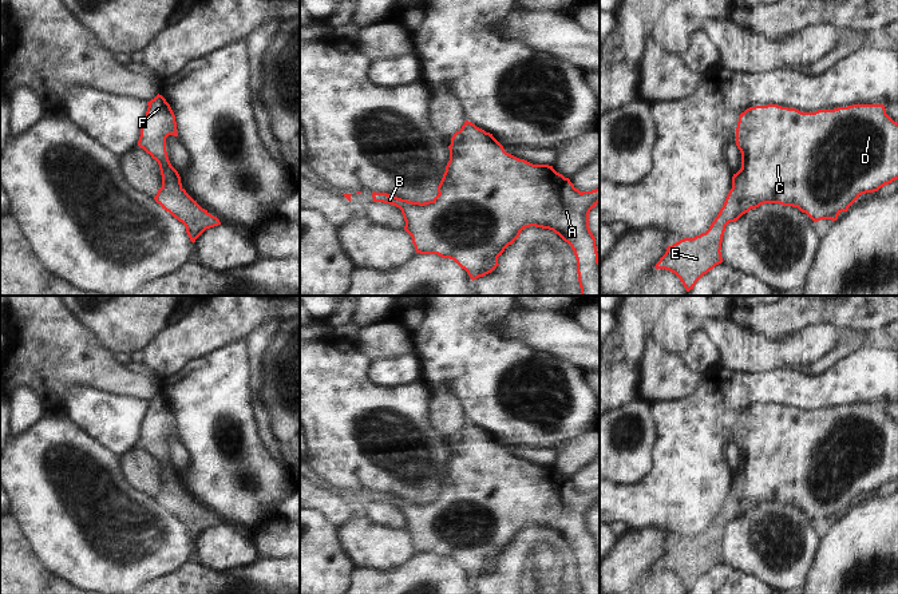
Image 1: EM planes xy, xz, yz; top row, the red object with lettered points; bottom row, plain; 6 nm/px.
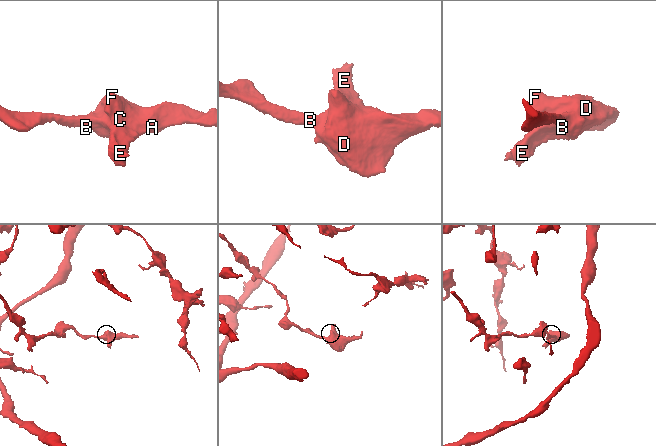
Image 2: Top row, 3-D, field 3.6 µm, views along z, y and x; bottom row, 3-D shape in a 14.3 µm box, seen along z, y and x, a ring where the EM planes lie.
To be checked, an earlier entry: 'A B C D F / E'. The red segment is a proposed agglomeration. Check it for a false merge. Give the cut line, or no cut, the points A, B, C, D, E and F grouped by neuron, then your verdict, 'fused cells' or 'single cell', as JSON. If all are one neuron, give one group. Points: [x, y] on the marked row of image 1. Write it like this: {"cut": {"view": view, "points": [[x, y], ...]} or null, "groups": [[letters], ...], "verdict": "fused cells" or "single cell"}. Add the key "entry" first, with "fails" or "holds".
{"entry": "fails", "cut": null, "groups": [["A", "B", "C", "D", "E", "F"]], "verdict": "single cell"}

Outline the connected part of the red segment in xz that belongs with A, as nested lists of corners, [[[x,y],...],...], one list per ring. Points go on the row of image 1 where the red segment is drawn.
[[[468,120],[452,135],[448,148],[450,161],[438,186],[439,194],[432,201],[420,203],[372,193],[372,202],[401,210],[404,230],[411,235],[416,253],[454,260],[474,281],[499,265],[498,257],[523,229],[549,229],[574,252],[581,296],[600,296],[600,261],[589,227],[589,213],[600,202],[600,189],[581,193],[553,166],[533,165],[506,153],[492,134]]]

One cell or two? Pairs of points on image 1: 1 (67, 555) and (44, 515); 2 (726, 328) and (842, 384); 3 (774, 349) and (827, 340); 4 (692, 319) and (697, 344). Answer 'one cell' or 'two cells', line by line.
1: one cell
2: two cells
3: one cell
4: two cells

